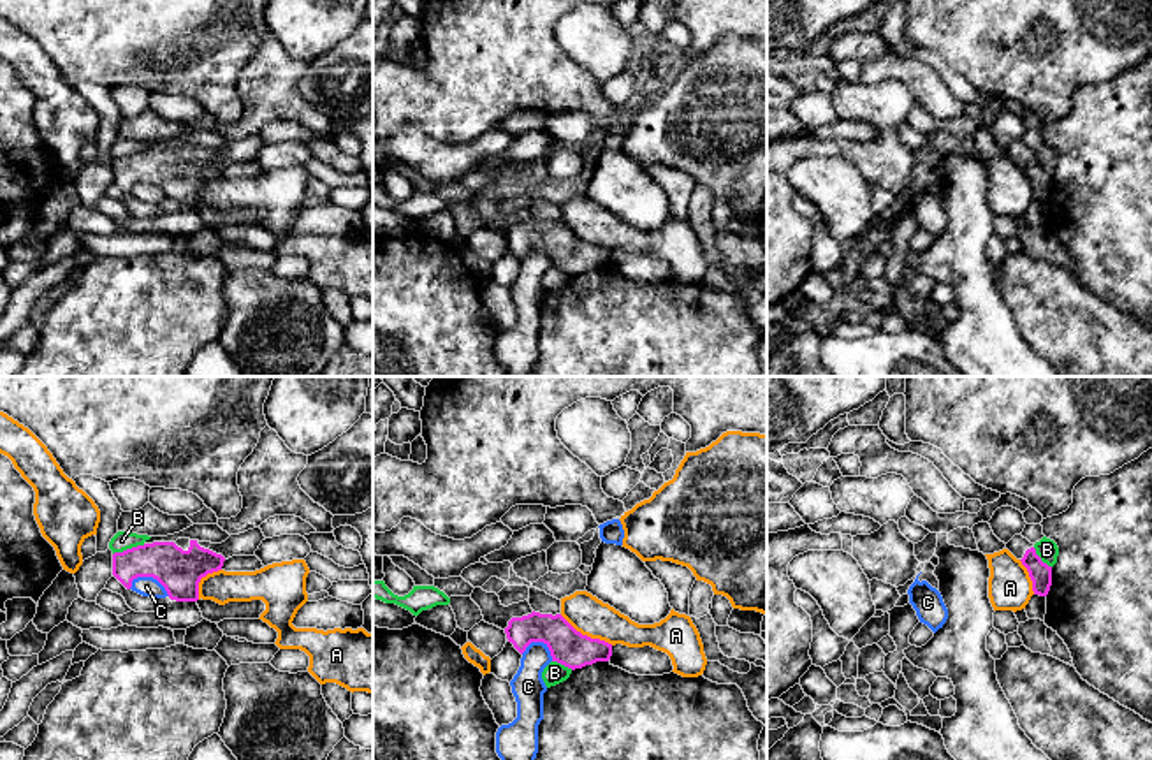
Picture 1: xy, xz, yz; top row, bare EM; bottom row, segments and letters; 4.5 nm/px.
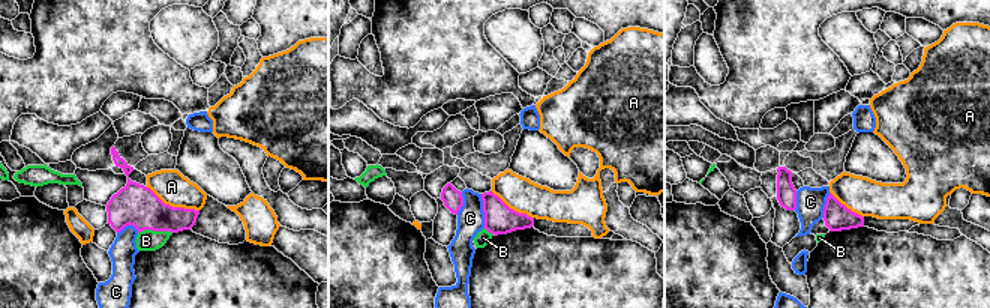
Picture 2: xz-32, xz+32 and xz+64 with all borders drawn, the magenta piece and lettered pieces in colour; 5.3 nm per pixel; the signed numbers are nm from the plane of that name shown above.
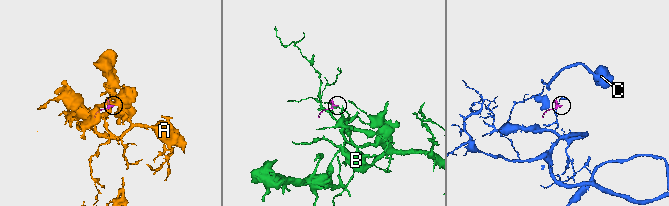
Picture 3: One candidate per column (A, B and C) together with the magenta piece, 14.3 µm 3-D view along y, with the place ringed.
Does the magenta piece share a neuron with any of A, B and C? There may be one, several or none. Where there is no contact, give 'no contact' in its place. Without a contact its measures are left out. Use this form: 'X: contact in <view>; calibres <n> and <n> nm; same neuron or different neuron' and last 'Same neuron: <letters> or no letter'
A: contact in xz; calibres 170 and 170 nm; different neuron
B: contact in xy; calibres 200 and 90 nm; different neuron
C: contact in xy; calibres 200 and 90 nm; different neuron
Same neuron: no letter

